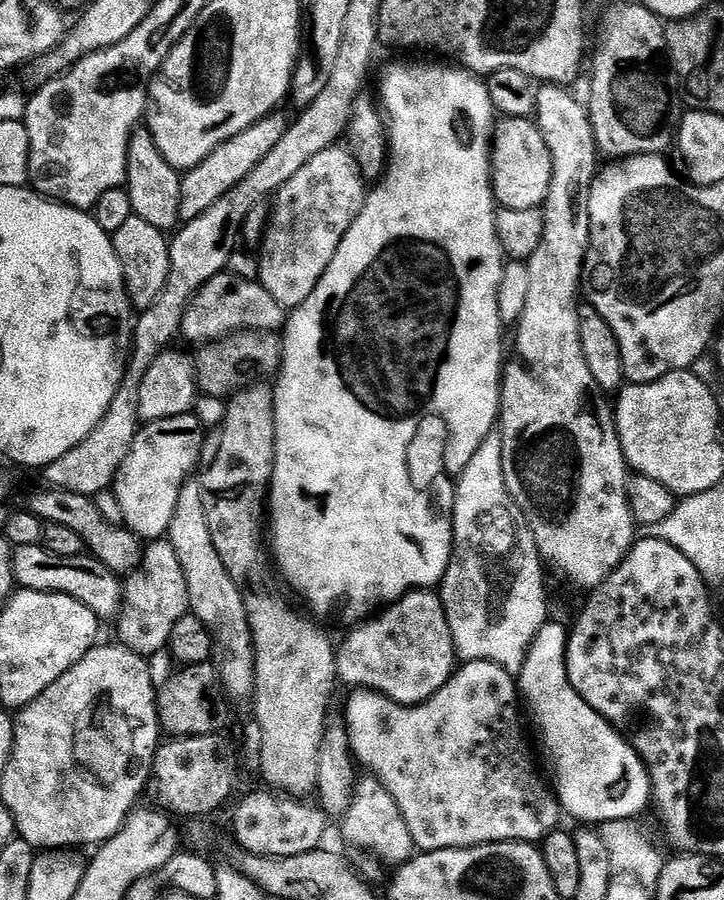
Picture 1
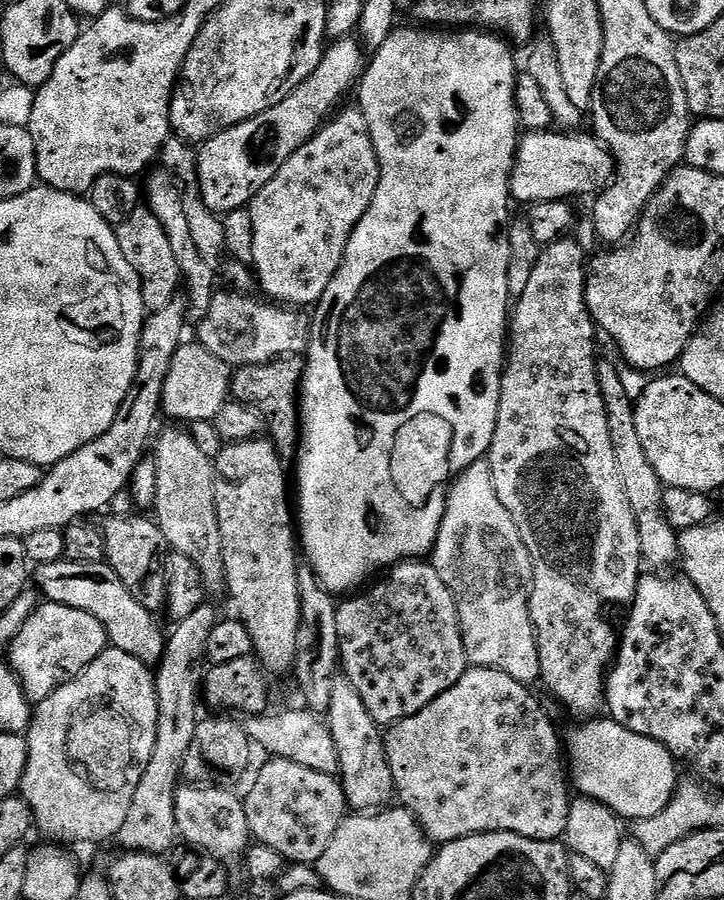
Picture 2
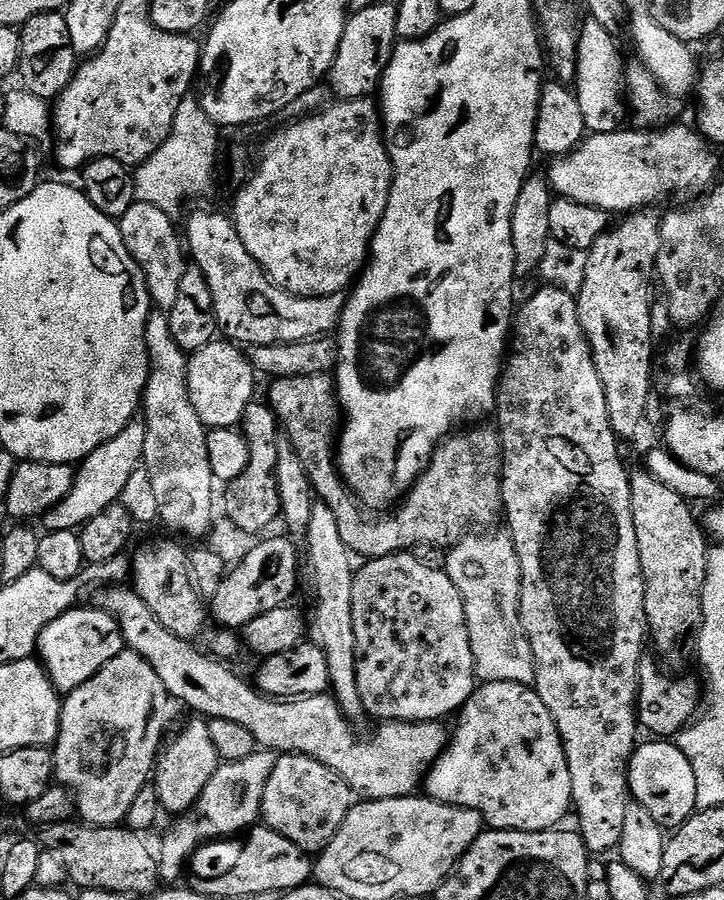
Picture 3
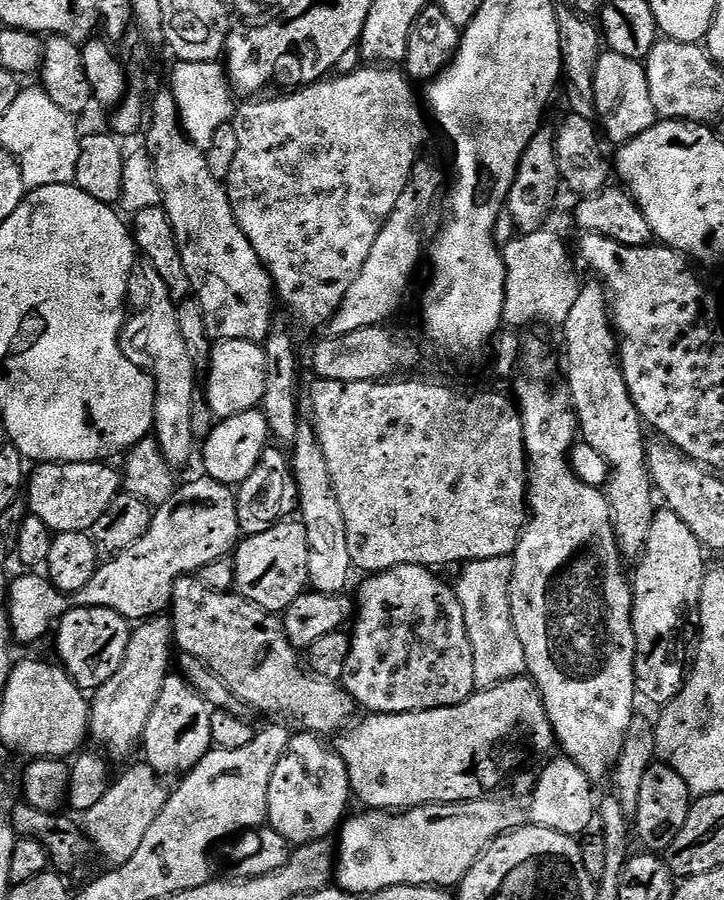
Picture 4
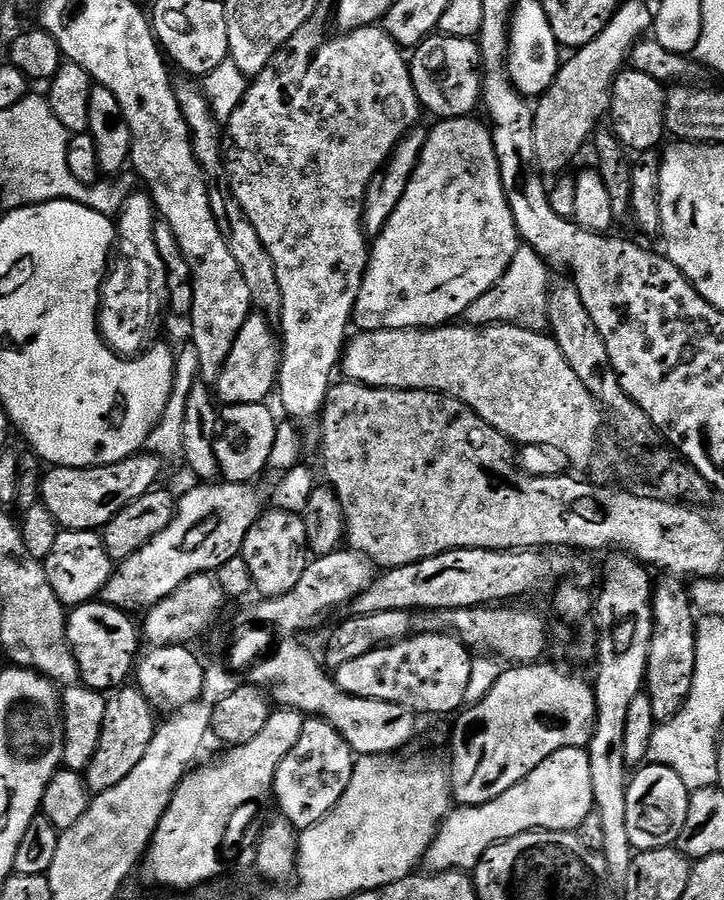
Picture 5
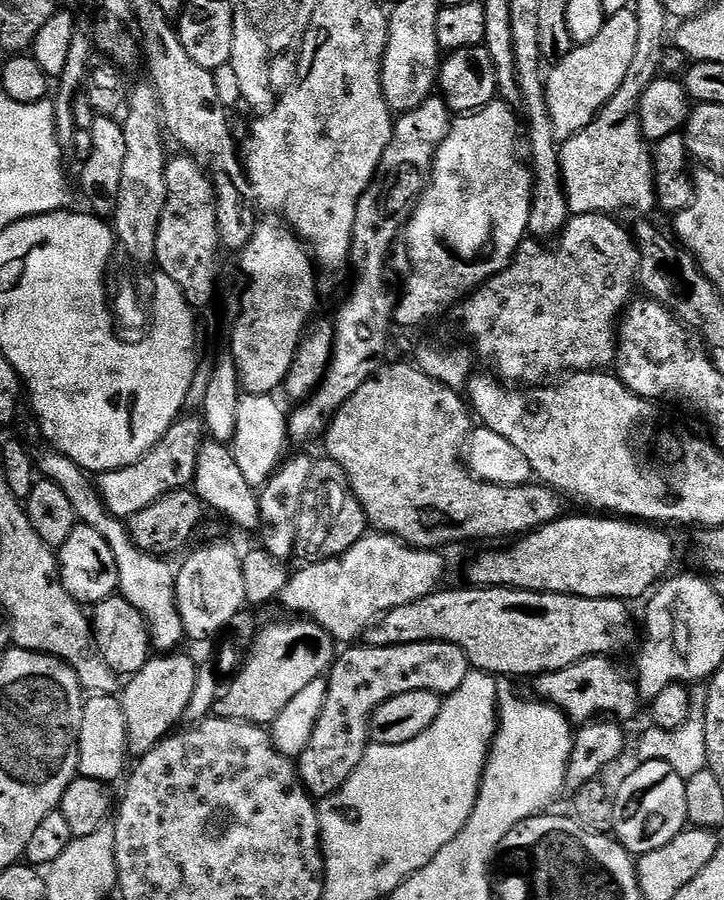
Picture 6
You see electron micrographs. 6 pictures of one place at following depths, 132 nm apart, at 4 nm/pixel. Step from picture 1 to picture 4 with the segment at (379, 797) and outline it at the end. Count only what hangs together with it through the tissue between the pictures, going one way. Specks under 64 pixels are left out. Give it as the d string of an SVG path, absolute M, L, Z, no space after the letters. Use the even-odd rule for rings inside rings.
M311 423L300 424L296 443L290 448L290 463L300 495L298 516L306 526L306 539L310 541L308 583L315 591L335 596L345 591L348 575L353 575L354 569L350 549L346 547L346 518L342 518L342 506L338 506L330 472L326 470L326 456L316 442L316 429Z

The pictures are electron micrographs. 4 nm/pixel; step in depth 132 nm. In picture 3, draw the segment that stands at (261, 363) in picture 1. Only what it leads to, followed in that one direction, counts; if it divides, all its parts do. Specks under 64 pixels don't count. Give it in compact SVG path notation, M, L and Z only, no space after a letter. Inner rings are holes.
M325 374L323 376L282 376L271 381L272 384L268 388L268 398L266 398L267 403L270 405L273 412L275 412L279 427L282 429L283 435L288 437L288 441L292 444L292 449L298 454L298 462L302 462L302 466L306 470L309 482L312 483L312 491L317 497L320 496L322 499L323 507L329 508L334 514L334 518L338 518L338 534L342 534L342 542L346 545L349 553L353 557L363 558L364 560L373 560L374 558L382 558L383 556L389 556L395 552L407 552L409 550L416 550L419 544L429 544L432 548L441 548L441 550L447 550L456 544L463 536L469 535L470 530L475 524L488 524L484 526L492 526L492 524L502 512L502 505L500 502L500 474L502 471L502 465L504 462L504 451L500 445L500 434L495 427L489 426L489 428L480 428L484 426L472 426L467 430L457 431L455 434L449 435L447 439L443 441L437 447L436 451L432 453L432 459L428 462L428 467L420 473L420 479L412 485L410 491L407 493L404 505L397 510L393 516L384 516L388 514L376 514L373 520L364 520L364 515L366 515L365 509L361 507L355 496L352 495L352 489L348 487L344 482L343 476L340 475L340 469L338 467L337 457L334 455L334 445L338 440L338 421L342 416L342 409L336 399L336 385L334 383L333 377L331 375Z

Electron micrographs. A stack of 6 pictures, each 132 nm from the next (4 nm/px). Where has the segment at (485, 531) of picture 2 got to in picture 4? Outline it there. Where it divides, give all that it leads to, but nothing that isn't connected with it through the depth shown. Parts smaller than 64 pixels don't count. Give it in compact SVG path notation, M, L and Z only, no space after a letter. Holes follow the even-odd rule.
M512 557L469 560L463 565L462 571L464 573L454 580L454 587L458 602L462 602L464 607L466 630L470 634L470 646L474 650L476 683L480 686L491 686L501 684L503 680L512 680L515 676L521 675L524 663L522 642L518 642L518 634L512 625L512 611L508 601L508 587L512 581Z

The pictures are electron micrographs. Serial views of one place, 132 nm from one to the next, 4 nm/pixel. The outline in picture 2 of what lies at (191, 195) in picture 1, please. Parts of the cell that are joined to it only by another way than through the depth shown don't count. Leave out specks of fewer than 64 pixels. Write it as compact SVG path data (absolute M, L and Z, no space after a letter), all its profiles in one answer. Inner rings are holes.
M345 38L331 41L325 47L324 57L318 62L314 74L310 74L310 78L306 78L306 82L302 82L294 91L286 94L286 98L282 98L282 102L278 102L278 106L270 106L270 110L266 110L238 126L230 126L224 132L218 132L203 141L196 152L194 183L197 184L195 187L205 206L217 214L236 212L239 208L247 209L251 205L252 199L262 190L262 186L266 186L266 182L270 182L270 178L274 178L274 174L278 174L278 170L282 170L282 166L290 158L290 154L298 151L306 141L328 123L333 113L341 107L340 99L351 88L353 91L357 87L365 67L366 52L359 39Z

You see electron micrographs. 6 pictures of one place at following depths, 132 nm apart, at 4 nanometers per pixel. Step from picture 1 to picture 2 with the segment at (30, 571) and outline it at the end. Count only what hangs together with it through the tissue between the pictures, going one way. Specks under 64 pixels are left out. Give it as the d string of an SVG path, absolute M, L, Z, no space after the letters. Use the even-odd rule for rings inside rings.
M63 559L38 564L34 568L34 584L45 601L74 606L74 610L86 610L86 614L98 618L106 630L111 647L122 650L149 666L159 665L164 657L165 629L160 629L157 617L148 612L146 606L142 606L142 602L130 594L130 590L126 590L126 582L118 578L118 574L107 562L90 566Z

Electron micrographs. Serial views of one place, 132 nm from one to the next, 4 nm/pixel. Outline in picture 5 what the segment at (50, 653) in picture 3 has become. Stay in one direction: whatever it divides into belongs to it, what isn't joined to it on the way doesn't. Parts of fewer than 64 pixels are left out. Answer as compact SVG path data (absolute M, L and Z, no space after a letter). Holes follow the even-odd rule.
M103 602L77 604L67 613L70 652L72 648L73 654L76 655L76 664L80 667L80 676L84 679L81 681L87 687L97 690L111 689L121 683L119 680L128 671L128 675L133 671L138 660L136 647L139 646L140 640L142 641L142 636L138 631L137 621L135 624L128 616L131 615L125 609Z

